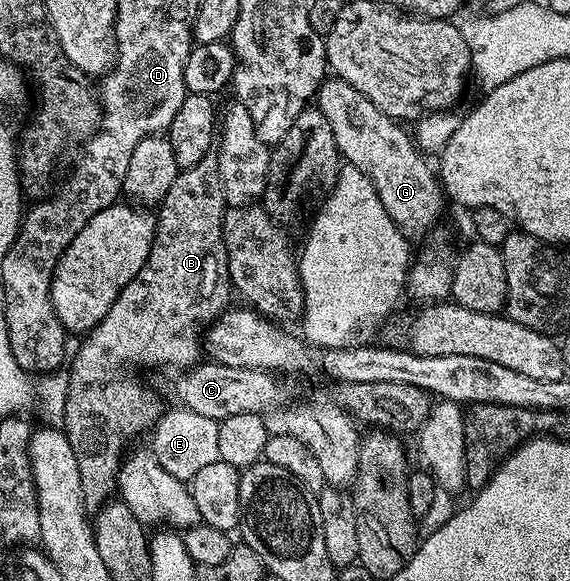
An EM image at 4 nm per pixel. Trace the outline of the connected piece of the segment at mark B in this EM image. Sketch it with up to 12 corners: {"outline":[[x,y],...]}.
{"outline":[[216,153],[177,173],[143,268],[84,335],[63,429],[86,511],[230,305]]}

